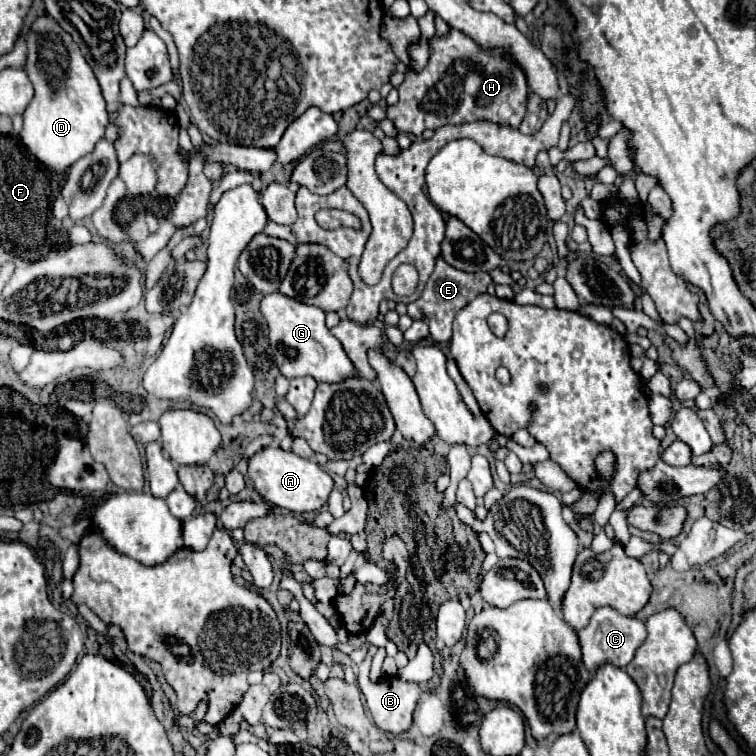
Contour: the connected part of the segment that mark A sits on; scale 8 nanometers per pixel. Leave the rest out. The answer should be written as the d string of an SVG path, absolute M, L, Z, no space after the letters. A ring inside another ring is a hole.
M264 447L256 455L250 457L250 467L248 475L254 483L254 489L262 499L268 503L292 511L292 513L314 513L320 511L328 503L328 495L334 489L332 477L314 461L296 457L292 451L284 449L274 449L274 447Z

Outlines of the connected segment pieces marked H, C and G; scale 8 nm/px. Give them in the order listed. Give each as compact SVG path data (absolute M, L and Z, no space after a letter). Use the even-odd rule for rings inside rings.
M452 27L446 35L442 37L434 35L432 39L428 39L428 47L430 47L430 57L426 67L422 71L408 71L406 81L398 89L400 101L392 107L386 107L388 119L398 127L398 131L420 137L424 129L438 129L446 123L460 125L478 119L488 119L510 127L518 127L522 123L526 113L528 93L530 93L528 81L522 67L504 49L484 49L472 37Z
M600 607L594 611L590 625L578 631L578 637L580 637L580 647L582 647L582 661L590 673L596 673L596 669L604 663L624 669L632 661L636 649L646 639L646 625L644 625L644 621L640 621L636 617L620 615L612 607Z
M276 291L262 299L260 311L268 321L276 365L286 379L314 377L318 383L336 383L348 377L358 377L358 371L346 355L342 343L328 331L324 323L324 311L320 307L298 303Z

